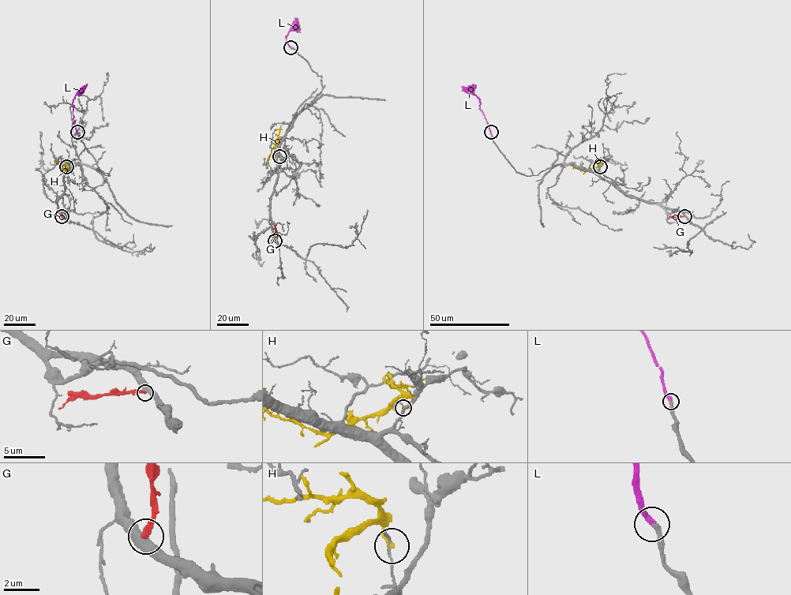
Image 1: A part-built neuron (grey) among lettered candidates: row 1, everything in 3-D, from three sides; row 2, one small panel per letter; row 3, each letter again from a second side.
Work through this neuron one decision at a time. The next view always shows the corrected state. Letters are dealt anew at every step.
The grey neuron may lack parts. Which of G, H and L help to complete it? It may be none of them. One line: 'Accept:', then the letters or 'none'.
Accept: L

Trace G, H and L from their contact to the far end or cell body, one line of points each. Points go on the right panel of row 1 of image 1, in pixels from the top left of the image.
G: (684, 216), (668, 219)
H: (600, 166), (601, 164), (585, 171), (569, 162)
L: (491, 132), (480, 109), (480, 99), (461, 87)

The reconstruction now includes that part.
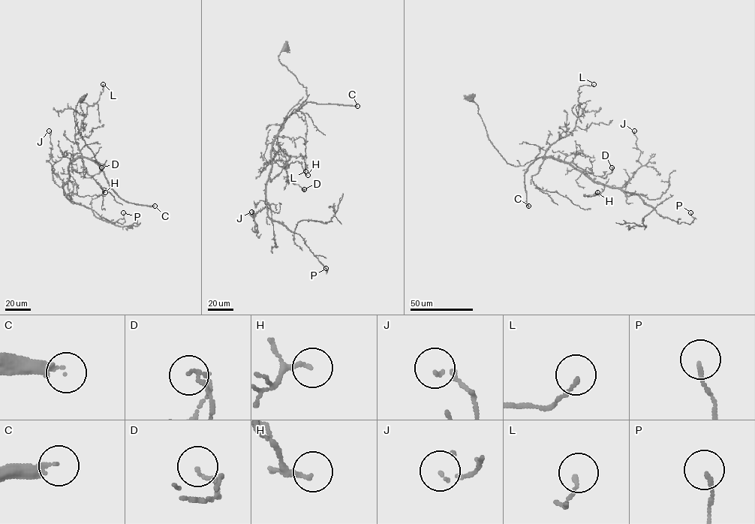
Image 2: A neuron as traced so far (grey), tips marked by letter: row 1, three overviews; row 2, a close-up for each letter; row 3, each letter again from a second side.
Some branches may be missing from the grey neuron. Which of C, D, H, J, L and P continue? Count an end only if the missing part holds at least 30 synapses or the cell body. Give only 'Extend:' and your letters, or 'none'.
Extend: C

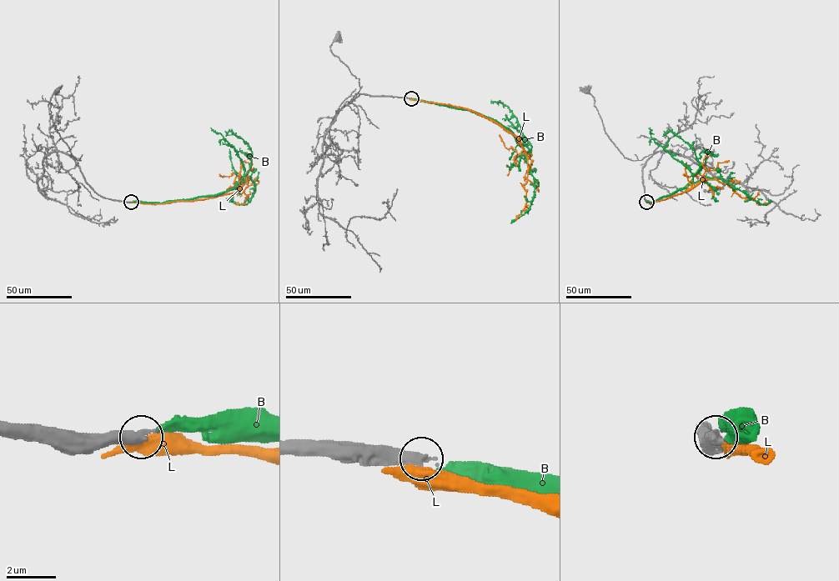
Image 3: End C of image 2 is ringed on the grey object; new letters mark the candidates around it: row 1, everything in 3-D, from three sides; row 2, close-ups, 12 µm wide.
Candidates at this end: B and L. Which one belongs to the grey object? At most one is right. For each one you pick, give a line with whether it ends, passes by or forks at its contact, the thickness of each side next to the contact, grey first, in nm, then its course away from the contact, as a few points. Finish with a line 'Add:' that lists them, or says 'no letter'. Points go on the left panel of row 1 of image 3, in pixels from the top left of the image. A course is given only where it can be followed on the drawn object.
Add: no letter

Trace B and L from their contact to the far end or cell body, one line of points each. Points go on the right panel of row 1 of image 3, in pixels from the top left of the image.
B: (647, 202), (653, 202), (698, 181), (719, 177), (761, 204), (771, 202)
L: (647, 202), (651, 203), (680, 193), (704, 180), (716, 179), (742, 197), (769, 203)

